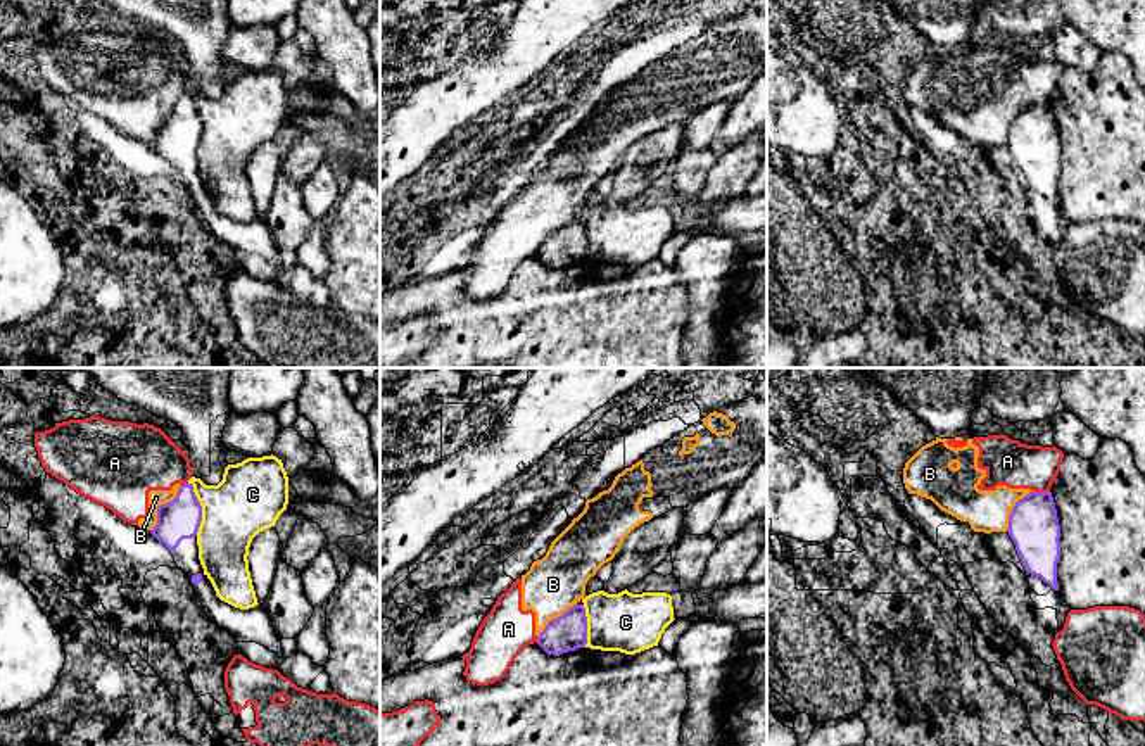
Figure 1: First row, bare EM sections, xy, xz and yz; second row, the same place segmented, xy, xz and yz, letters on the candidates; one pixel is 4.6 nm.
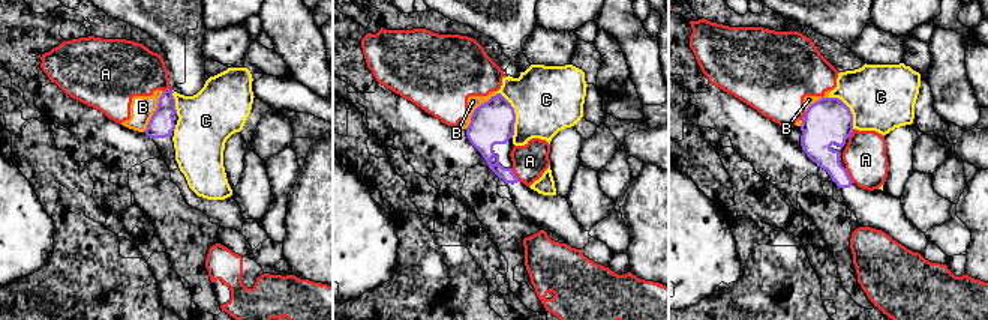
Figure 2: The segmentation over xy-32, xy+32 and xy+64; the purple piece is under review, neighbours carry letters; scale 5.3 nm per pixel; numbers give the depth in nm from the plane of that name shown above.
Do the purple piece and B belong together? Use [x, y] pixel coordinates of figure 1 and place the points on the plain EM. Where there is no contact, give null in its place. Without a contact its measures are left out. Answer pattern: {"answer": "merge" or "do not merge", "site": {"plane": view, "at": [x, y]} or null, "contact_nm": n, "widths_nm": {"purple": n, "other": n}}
{"answer": "do not merge", "site": {"plane": "xy", "at": [159, 120]}, "contact_nm": 260, "widths_nm": {"purple": 190, "other": 80}}

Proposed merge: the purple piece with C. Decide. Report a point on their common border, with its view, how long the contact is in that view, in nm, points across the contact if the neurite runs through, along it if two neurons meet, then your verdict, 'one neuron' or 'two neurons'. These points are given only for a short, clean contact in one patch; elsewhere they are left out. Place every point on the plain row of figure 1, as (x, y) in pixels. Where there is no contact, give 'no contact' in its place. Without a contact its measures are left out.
contact xy (201, 121); length 260 nm; border xy (187, 95), (192, 99), (201, 120), (197, 147); two neurons

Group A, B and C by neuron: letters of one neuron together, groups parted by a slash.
A B C

